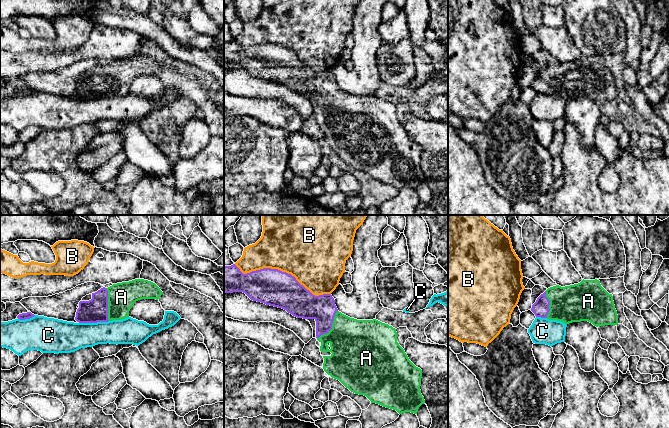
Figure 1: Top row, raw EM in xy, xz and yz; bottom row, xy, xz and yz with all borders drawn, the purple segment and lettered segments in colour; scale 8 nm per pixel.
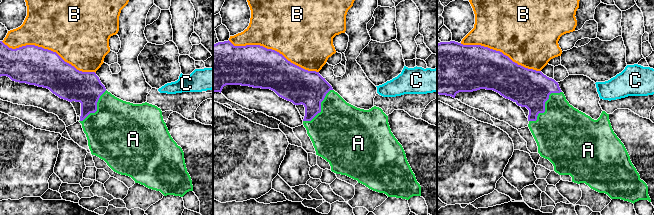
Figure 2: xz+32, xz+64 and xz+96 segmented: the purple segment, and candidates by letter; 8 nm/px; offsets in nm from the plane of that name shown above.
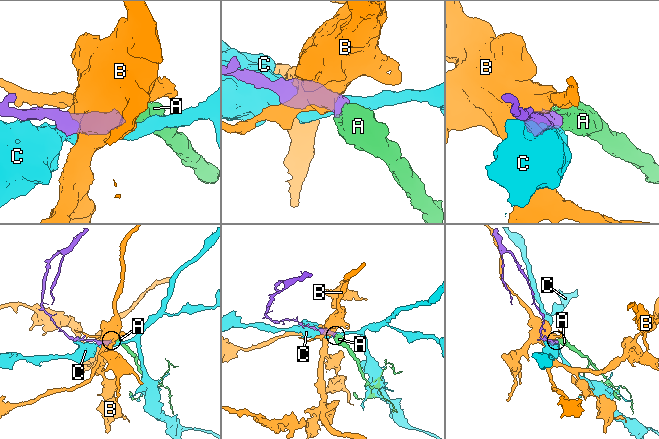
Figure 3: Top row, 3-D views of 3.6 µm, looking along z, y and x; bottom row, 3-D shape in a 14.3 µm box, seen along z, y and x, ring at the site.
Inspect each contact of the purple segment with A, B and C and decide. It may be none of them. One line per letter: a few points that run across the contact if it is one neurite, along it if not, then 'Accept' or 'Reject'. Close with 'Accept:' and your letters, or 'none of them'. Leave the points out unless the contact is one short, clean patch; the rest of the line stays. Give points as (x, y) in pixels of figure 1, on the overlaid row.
A: Line: xz (322, 308), (331, 326), (341, 331), (355, 344). Accept
B: Reject
C: Reject
Accept: A

